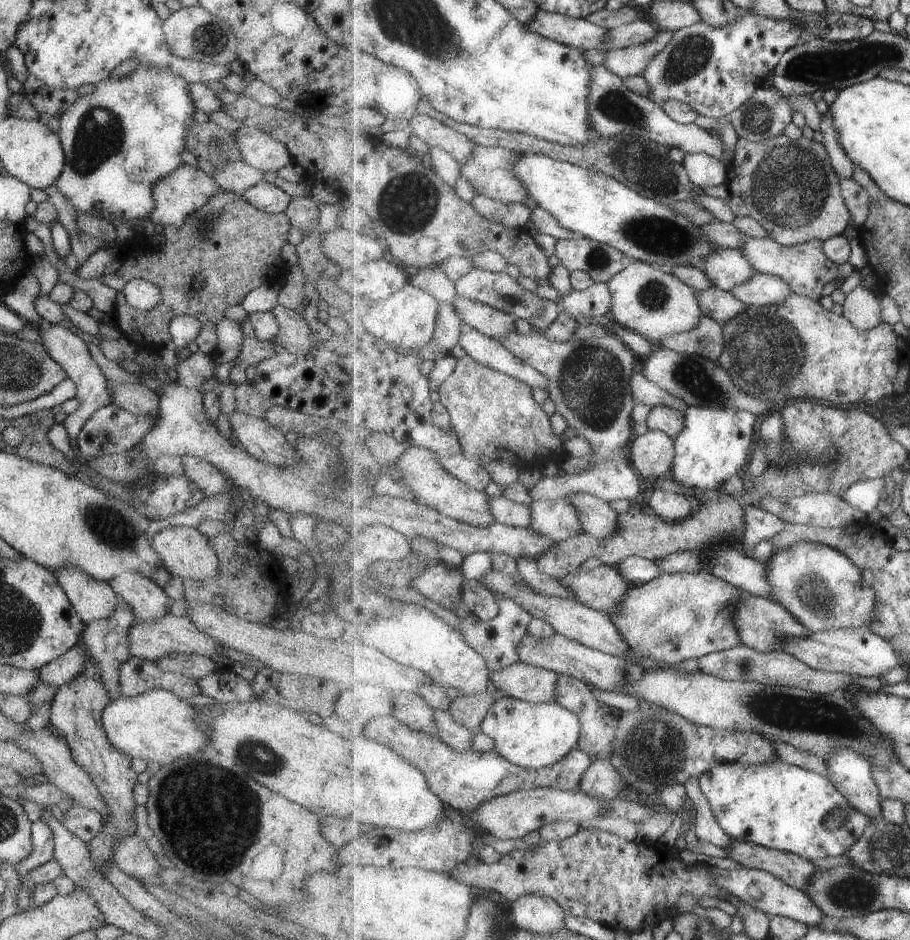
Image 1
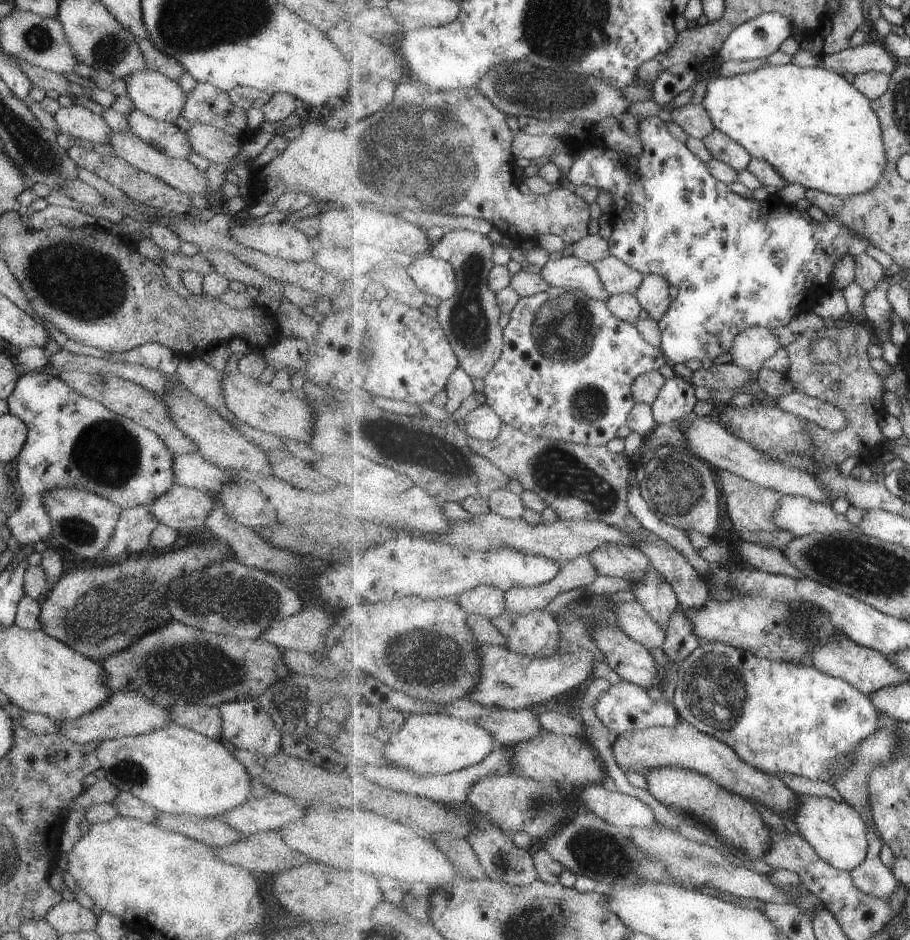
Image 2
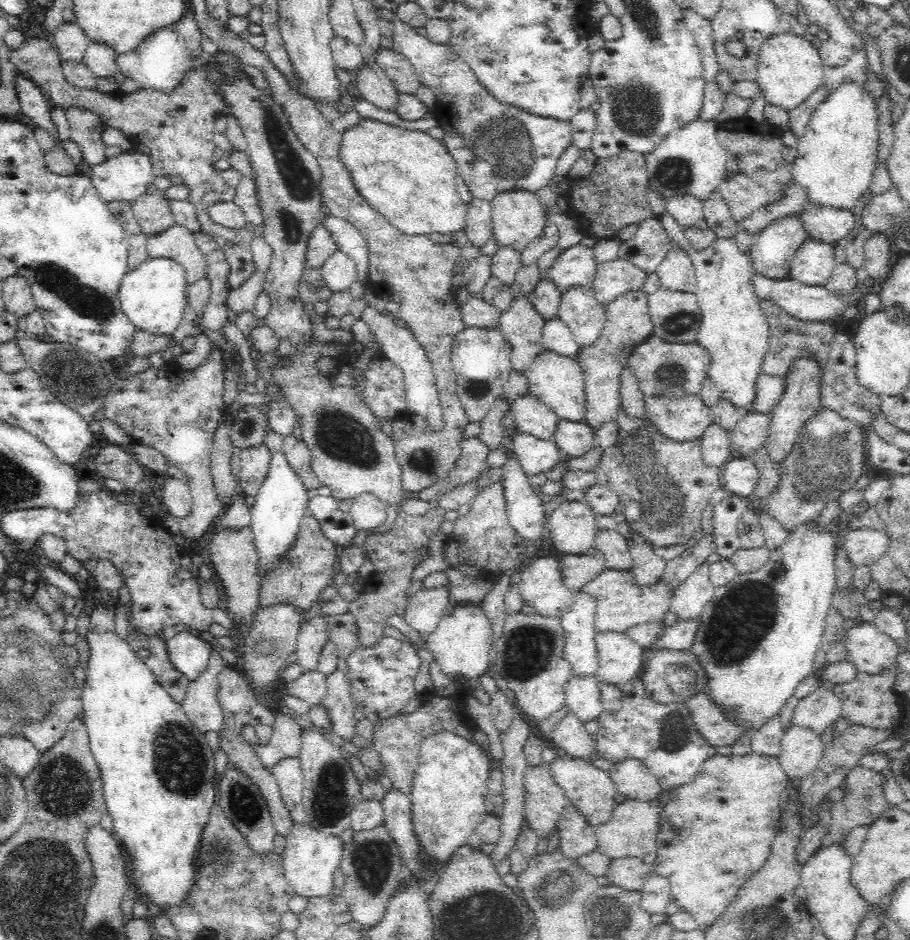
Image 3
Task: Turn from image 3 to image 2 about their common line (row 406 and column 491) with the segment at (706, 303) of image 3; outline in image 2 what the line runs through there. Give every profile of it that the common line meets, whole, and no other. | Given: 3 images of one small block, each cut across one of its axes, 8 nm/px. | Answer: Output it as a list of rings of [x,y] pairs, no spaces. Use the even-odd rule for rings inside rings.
[[[423,712],[411,714],[405,727],[397,734],[386,735],[378,739],[383,745],[385,758],[393,762],[396,768],[405,769],[421,775],[447,775],[480,764],[496,750],[495,736],[487,728],[481,728],[476,721],[453,718],[449,714]]]

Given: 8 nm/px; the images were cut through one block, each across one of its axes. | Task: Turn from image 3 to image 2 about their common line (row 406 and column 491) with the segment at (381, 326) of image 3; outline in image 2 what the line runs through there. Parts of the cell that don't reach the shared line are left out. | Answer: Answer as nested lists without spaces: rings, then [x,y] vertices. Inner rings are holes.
[[[480,405],[465,418],[465,430],[469,437],[481,441],[493,441],[499,437],[503,430],[504,421],[489,405]]]

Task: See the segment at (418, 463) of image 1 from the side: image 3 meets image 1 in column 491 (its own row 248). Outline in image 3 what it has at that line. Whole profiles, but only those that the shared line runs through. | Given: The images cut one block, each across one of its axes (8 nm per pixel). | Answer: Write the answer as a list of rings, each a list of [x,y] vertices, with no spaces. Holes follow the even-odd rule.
[[[506,191],[496,195],[490,201],[492,213],[492,240],[496,247],[512,247],[519,253],[526,248],[537,236],[540,236],[545,225],[548,223],[542,213],[542,203],[539,196],[530,191]]]

